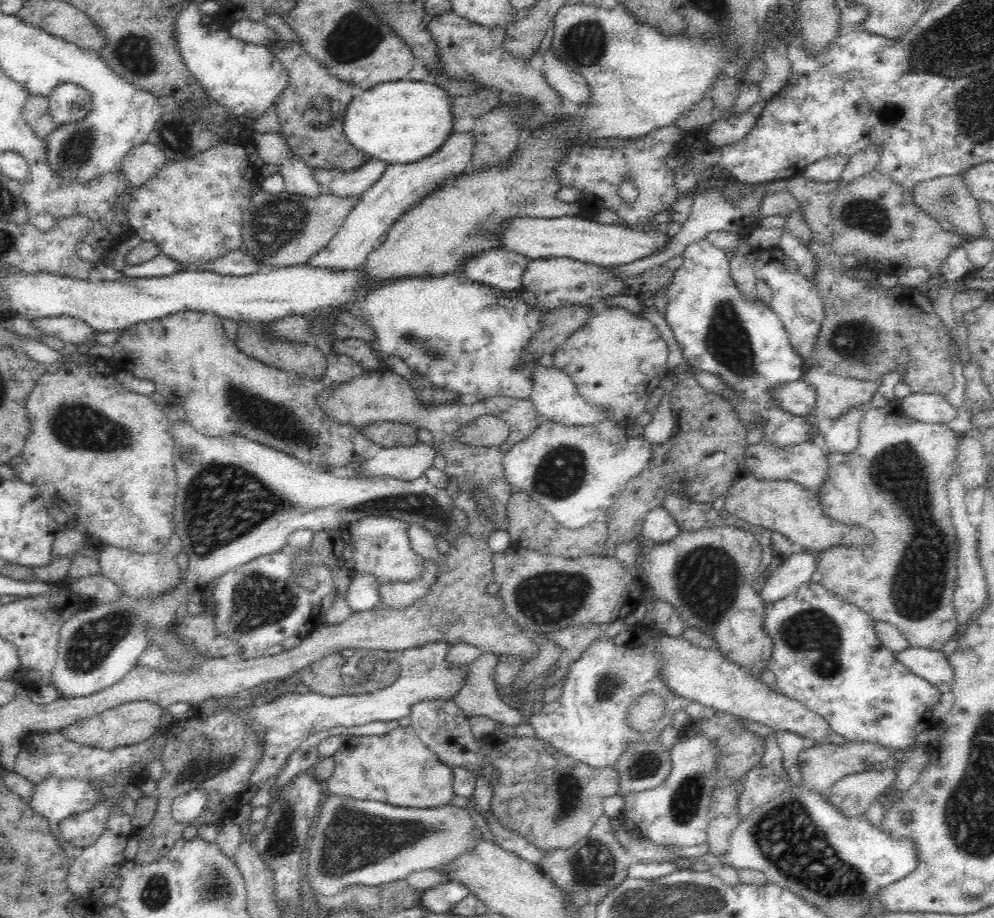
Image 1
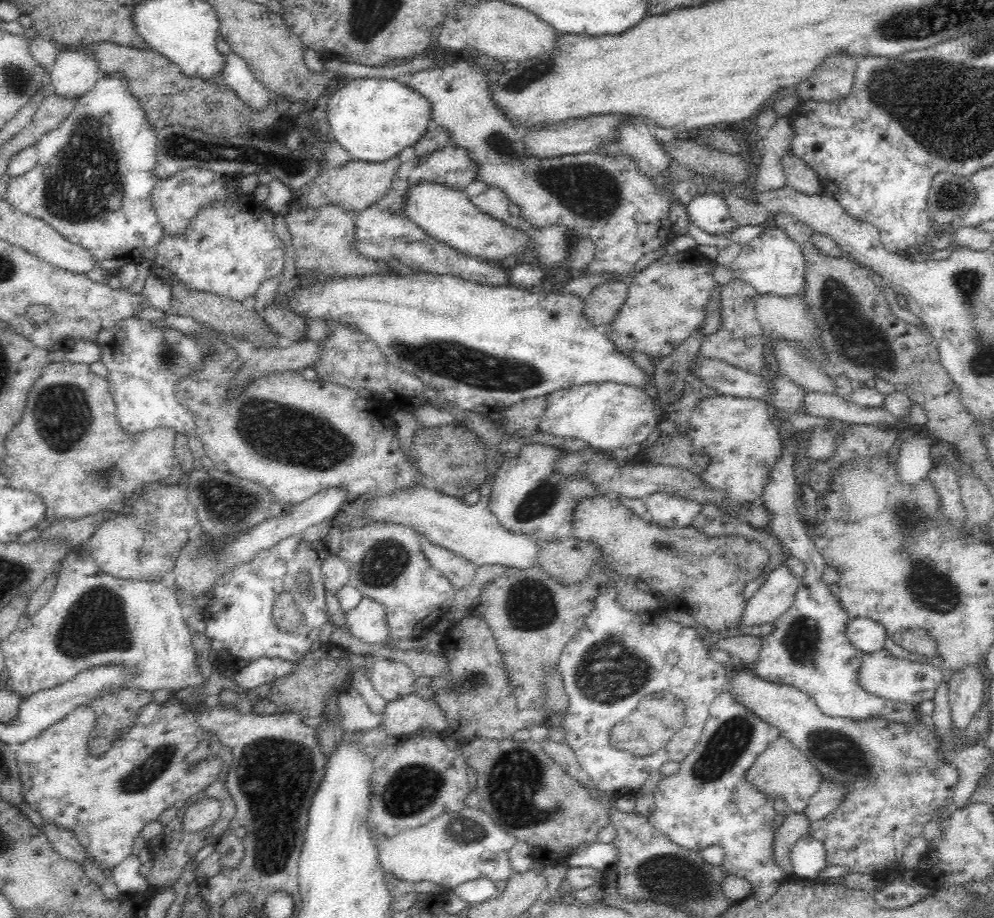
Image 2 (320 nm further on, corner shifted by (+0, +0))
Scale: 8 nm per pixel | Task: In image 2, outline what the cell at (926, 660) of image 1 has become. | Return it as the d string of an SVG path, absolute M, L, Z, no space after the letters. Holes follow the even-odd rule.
M882 648L873 653L864 653L858 668L858 685L871 695L894 702L918 705L922 700L930 700L936 689L943 683L942 670L930 663L908 662L890 655Z

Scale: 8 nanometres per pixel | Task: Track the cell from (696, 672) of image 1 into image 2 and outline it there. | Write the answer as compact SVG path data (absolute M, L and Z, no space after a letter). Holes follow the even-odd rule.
M751 667L730 669L726 690L756 716L777 728L779 734L818 769L822 782L844 787L844 797L838 808L813 822L807 833L822 843L828 864L843 867L851 874L870 874L874 877L878 870L887 874L896 871L912 839L922 838L924 825L937 818L936 813L950 804L959 774L957 768L941 756L942 742L936 729L930 729L924 722L902 724L883 716L870 716L866 720L826 716L809 694L787 684L762 680Z

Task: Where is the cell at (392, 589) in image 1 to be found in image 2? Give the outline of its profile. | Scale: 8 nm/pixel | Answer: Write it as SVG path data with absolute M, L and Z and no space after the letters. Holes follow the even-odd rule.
M363 597L353 610L345 613L344 628L363 643L384 644L388 636L385 608L378 602Z

